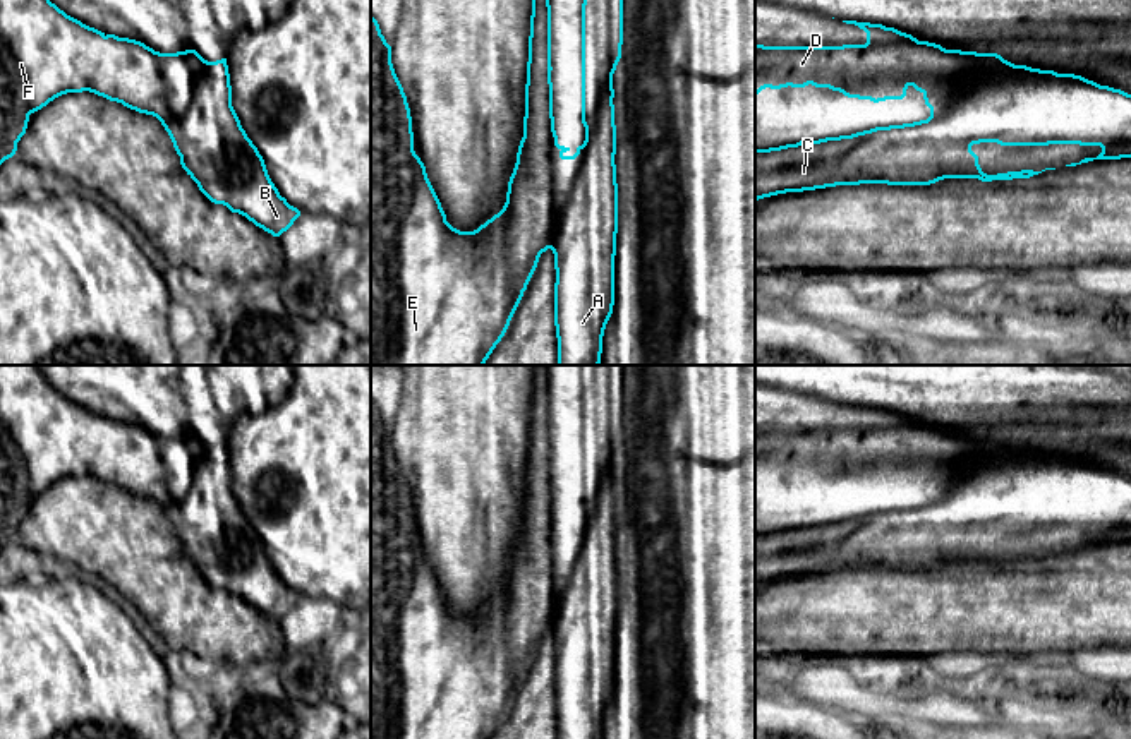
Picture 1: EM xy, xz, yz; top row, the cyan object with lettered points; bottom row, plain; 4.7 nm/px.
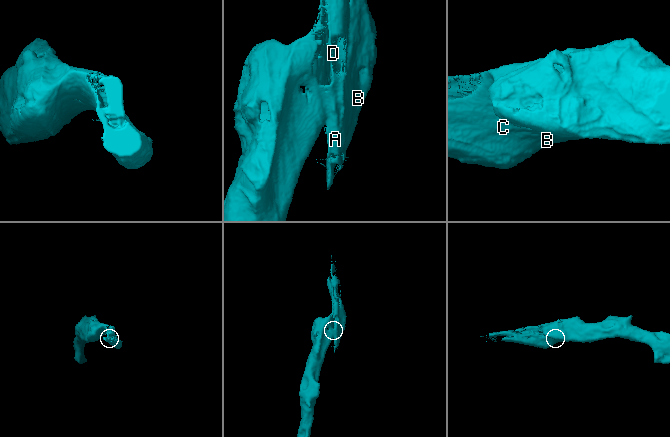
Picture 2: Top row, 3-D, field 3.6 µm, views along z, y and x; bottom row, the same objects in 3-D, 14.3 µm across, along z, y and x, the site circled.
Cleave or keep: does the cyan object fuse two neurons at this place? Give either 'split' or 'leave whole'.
leave whole

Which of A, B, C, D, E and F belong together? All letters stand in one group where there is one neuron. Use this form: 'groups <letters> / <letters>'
groups A B C D E F

